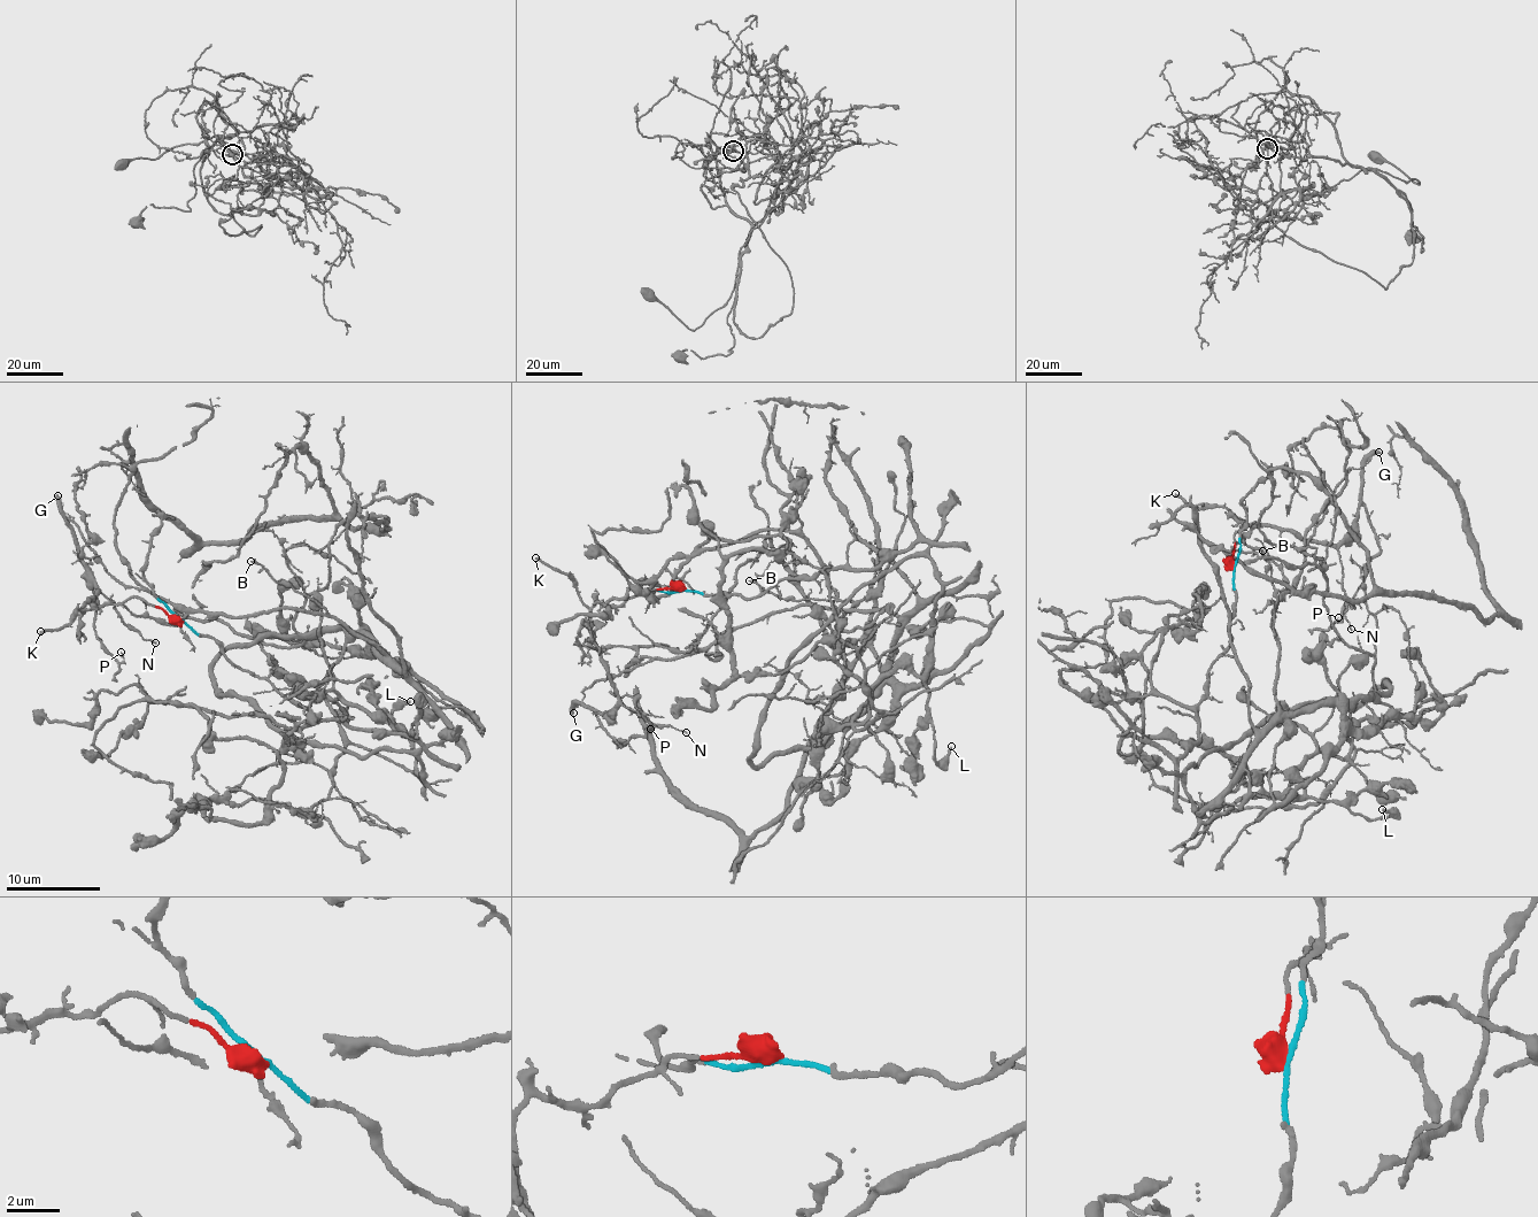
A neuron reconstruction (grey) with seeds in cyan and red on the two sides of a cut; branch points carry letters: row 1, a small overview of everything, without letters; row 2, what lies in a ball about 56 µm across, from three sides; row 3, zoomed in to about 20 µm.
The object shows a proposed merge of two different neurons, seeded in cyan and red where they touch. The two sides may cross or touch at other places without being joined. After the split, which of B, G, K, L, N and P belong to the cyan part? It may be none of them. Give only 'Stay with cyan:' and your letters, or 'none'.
Stay with cyan: B, L

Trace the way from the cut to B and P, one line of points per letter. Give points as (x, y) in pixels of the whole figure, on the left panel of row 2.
B: (177, 618), (321, 721), (414, 740), (425, 783), (406, 726), (321, 691), (347, 641), (383, 652), (249, 562)
P: (178, 619), (144, 600), (85, 611), (82, 602), (97, 587), (78, 547), (97, 637), (121, 662), (120, 651)

